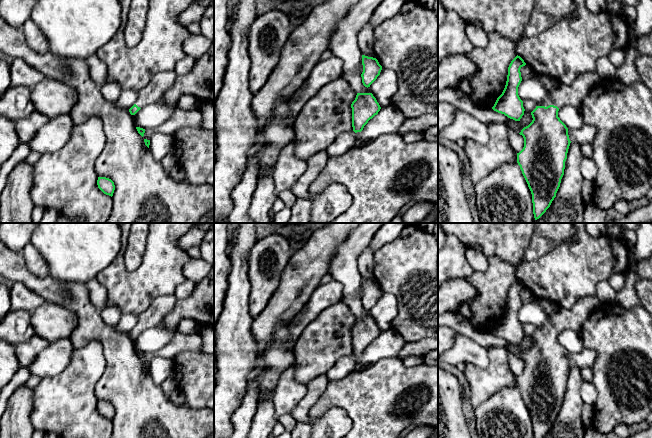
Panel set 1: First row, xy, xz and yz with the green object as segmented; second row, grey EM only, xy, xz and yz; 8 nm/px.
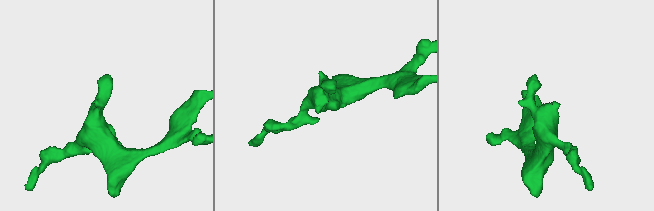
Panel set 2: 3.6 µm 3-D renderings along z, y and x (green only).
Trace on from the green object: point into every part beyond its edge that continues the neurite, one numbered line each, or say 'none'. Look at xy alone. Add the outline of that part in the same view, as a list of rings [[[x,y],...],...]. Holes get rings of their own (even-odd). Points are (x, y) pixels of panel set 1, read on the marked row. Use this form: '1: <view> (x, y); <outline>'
1: xy (160, 83); [[[174,70],[155,74],[141,90],[138,91],[136,105],[143,108],[161,100],[162,96],[174,85],[177,74]]]

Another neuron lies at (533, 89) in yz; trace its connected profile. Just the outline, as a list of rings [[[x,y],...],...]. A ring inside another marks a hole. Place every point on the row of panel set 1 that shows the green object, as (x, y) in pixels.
[[[535,74],[527,80],[522,80],[518,87],[518,95],[522,101],[532,100],[537,104],[541,103],[549,94],[541,82],[541,75]]]

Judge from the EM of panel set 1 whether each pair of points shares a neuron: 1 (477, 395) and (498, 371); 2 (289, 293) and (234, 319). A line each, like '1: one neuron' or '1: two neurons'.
1: one neuron
2: two neurons

